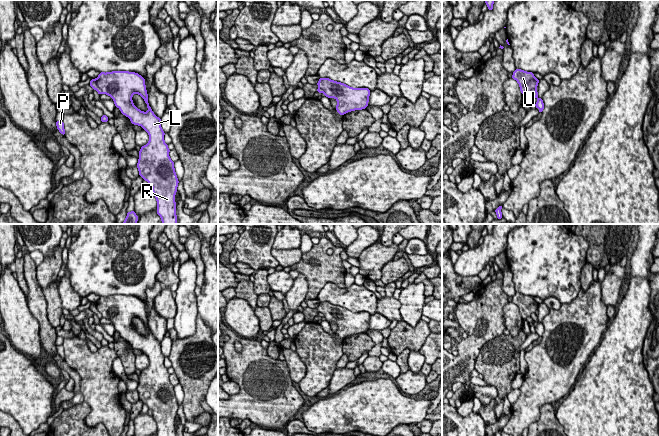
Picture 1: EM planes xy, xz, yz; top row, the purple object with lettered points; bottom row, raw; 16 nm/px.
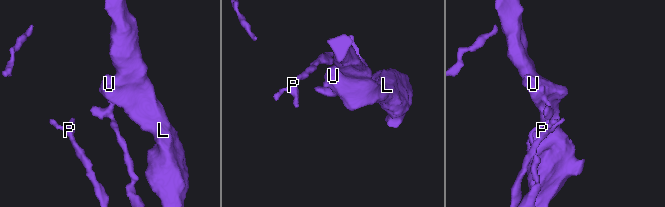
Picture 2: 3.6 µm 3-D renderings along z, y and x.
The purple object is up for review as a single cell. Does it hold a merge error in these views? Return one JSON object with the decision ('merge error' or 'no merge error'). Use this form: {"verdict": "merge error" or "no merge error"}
{"verdict": "merge error"}

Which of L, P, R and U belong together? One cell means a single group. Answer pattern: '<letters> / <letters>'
L R U / P

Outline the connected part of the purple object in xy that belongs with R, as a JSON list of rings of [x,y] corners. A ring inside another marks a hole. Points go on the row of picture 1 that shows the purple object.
[[[101,72],[96,78],[97,86],[113,98],[115,107],[149,134],[149,142],[141,147],[137,168],[139,175],[152,187],[157,201],[157,214],[162,224],[177,224],[175,194],[178,178],[174,162],[170,159],[168,145],[164,141],[161,119],[152,111],[148,103],[145,79],[135,72]],[[139,94],[145,100],[148,111],[138,109],[132,96]]]

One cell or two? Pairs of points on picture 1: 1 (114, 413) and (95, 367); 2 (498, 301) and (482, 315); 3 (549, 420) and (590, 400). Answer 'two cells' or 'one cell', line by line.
1: one cell
2: one cell
3: two cells

